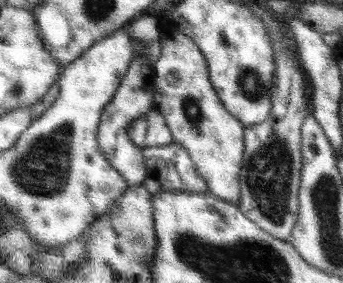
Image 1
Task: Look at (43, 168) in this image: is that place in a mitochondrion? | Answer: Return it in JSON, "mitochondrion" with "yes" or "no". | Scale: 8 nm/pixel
{"mitochondrion":"yes"}

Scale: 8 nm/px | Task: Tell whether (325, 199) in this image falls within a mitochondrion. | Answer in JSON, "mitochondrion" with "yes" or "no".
{"mitochondrion":"yes"}

